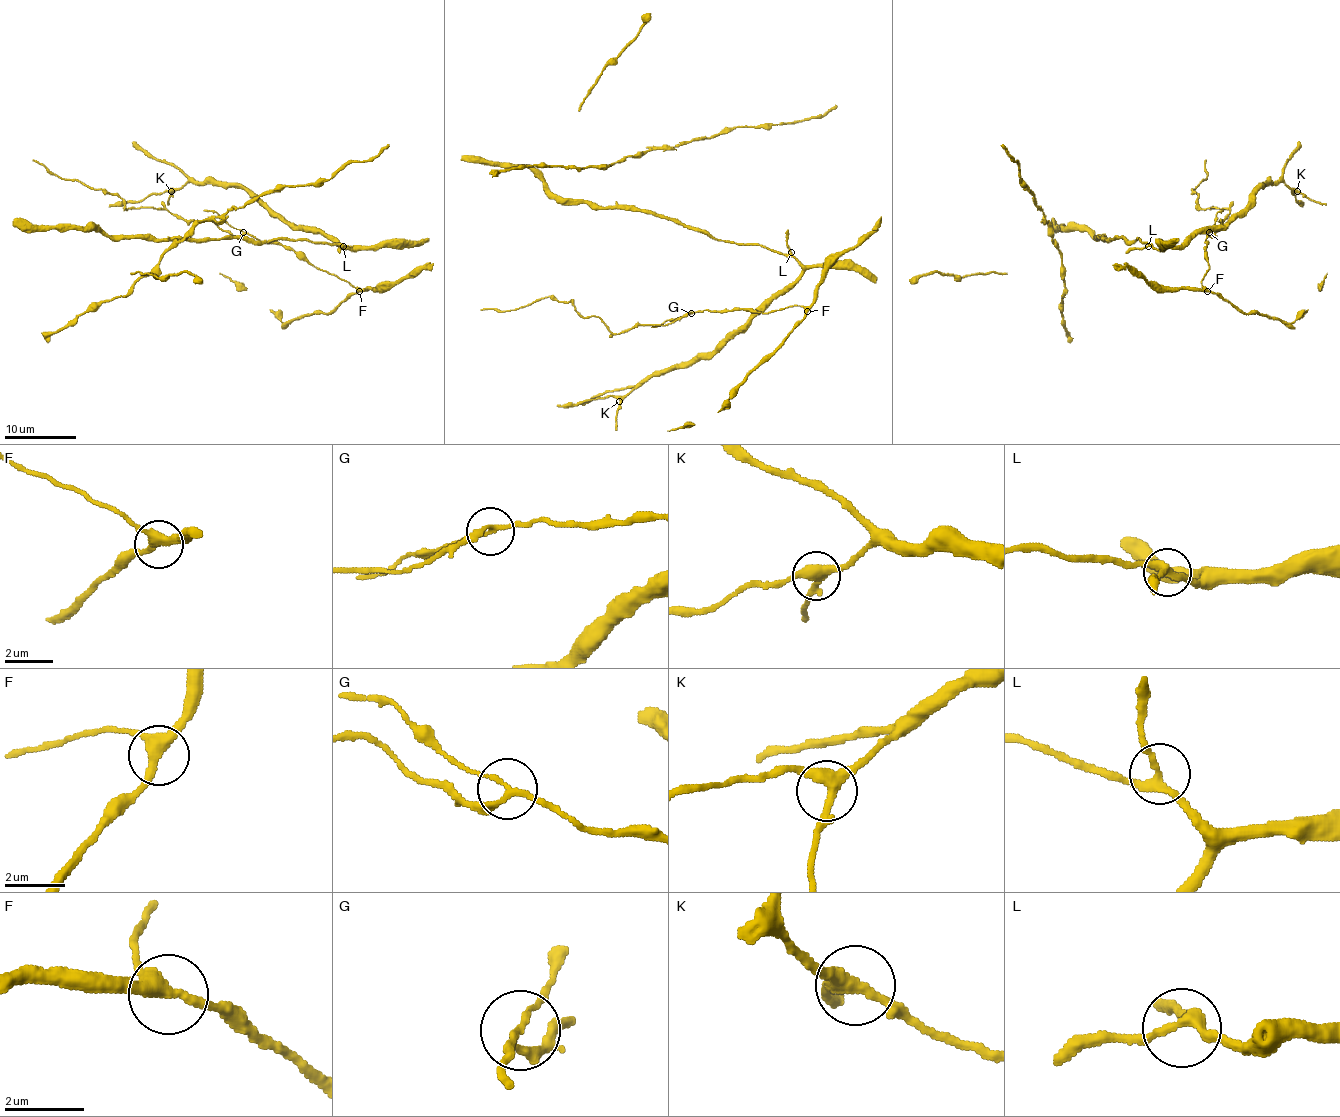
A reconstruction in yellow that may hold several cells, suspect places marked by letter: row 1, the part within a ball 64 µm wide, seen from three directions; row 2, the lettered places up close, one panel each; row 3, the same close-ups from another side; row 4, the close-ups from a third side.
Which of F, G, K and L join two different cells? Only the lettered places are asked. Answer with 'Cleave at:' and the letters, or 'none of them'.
Cleave at: none of them

